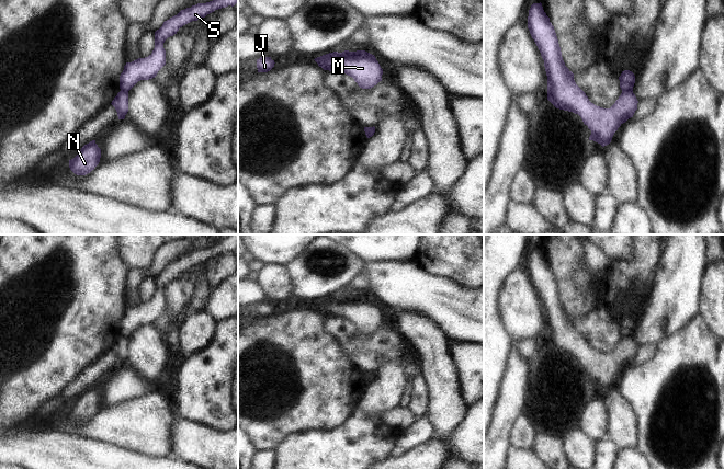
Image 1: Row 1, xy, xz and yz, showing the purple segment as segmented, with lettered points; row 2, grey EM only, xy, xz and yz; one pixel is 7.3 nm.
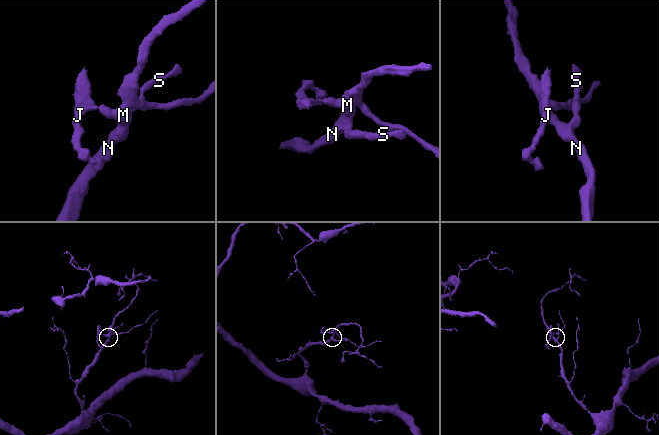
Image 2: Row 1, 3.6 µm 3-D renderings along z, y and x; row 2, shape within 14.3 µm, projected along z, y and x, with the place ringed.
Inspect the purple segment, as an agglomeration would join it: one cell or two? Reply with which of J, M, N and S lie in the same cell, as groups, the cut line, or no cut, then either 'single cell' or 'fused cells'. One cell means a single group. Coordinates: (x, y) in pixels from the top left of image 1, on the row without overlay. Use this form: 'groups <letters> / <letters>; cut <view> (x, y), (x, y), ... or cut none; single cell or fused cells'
groups J M N / S; cut yz (622, 335), (632, 336); fused cells

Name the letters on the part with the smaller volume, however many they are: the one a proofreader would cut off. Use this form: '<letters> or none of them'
S

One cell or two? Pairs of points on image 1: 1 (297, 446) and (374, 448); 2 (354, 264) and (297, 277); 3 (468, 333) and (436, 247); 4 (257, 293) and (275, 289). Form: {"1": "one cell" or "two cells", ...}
{"1": "one cell", "2": "one cell", "3": "two cells", "4": "two cells"}

